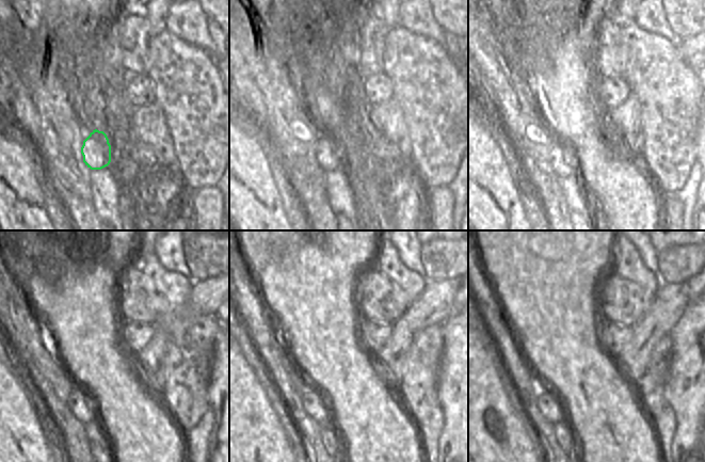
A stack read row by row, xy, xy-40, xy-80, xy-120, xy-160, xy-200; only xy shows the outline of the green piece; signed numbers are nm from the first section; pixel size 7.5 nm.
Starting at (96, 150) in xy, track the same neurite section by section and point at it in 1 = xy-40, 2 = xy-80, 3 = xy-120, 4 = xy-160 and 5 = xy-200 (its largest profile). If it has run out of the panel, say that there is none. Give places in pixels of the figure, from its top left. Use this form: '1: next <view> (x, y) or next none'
1: next xy-40 (331, 154)
2: next xy-80 (562, 157)
3: next xy-120 (79, 402)
4: next xy-160 (313, 402)
5: next xy-200 (548, 403)

